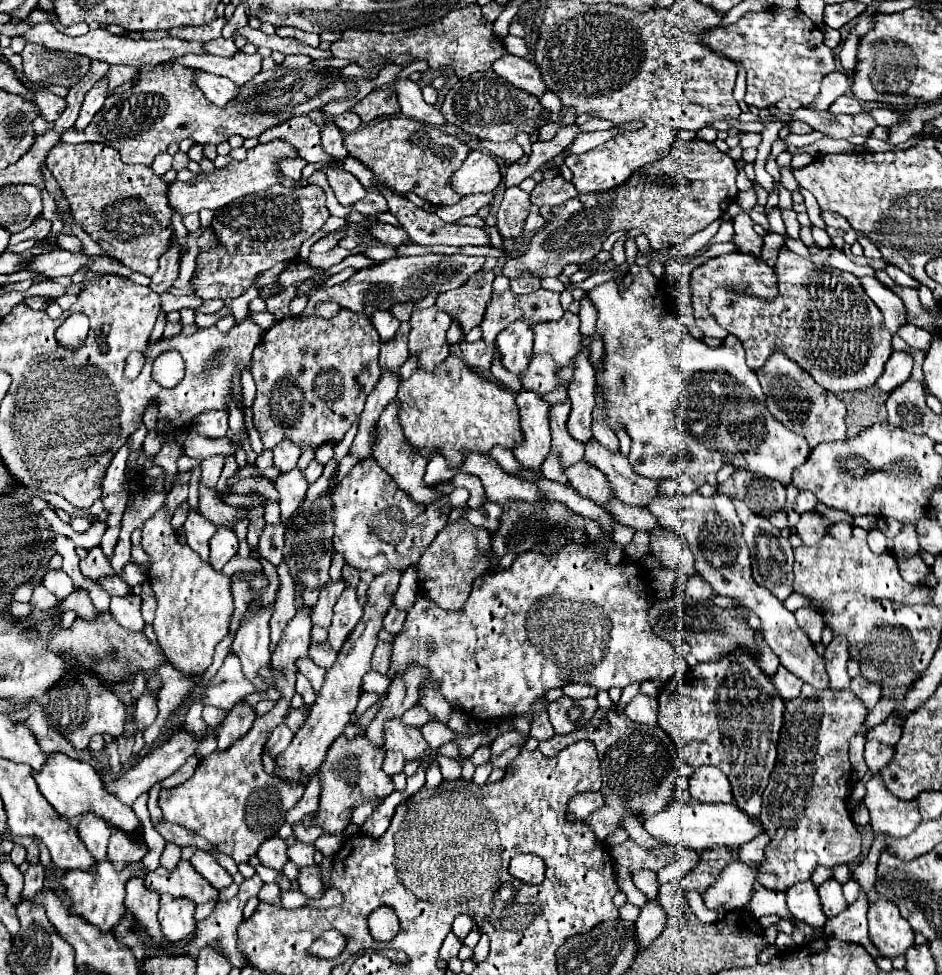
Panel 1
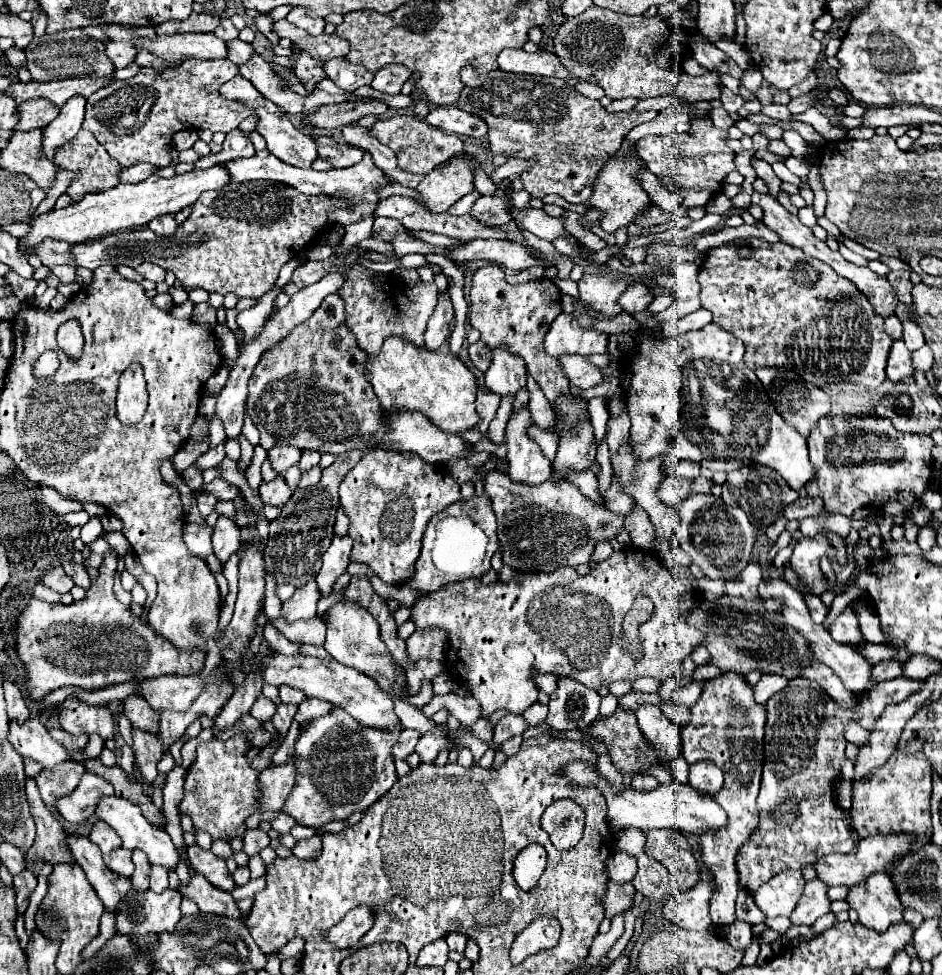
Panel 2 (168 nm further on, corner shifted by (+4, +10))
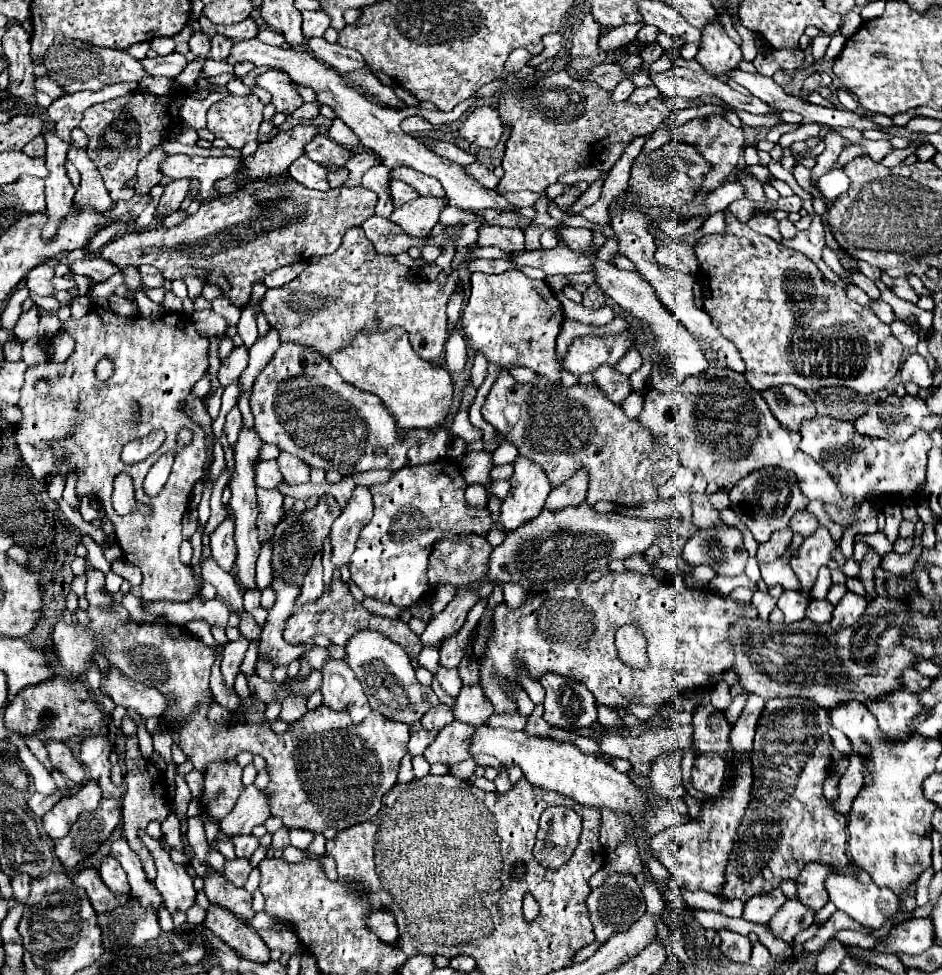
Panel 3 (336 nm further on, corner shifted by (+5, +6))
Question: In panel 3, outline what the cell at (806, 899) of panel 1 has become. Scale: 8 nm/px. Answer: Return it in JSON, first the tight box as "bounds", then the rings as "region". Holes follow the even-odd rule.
{"bounds":[742,888,786,924],"region":[[[774,888],[772,892],[764,892],[758,896],[752,896],[752,900],[746,902],[742,918],[754,924],[766,924],[786,902],[786,896],[780,888]]]}

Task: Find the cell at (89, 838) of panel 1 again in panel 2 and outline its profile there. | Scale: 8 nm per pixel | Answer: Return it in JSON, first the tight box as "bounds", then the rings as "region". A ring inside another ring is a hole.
{"bounds":[89,820,121,854],"region":[[[97,820],[93,826],[91,826],[91,832],[89,832],[89,840],[93,840],[103,854],[107,854],[109,850],[121,846],[121,840],[119,836],[113,832],[113,828],[109,828],[109,824],[105,824],[103,820]]]}

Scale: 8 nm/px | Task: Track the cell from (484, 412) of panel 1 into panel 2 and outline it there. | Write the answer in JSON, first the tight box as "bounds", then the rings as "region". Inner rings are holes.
{"bounds":[367,338,481,434],"region":[[[387,338],[381,354],[377,358],[369,356],[367,372],[367,378],[387,412],[421,412],[435,426],[451,434],[473,430],[481,422],[481,416],[475,412],[475,398],[479,390],[477,378],[469,366],[453,354],[445,354],[441,350],[431,352],[421,346],[413,346],[405,338]]]}

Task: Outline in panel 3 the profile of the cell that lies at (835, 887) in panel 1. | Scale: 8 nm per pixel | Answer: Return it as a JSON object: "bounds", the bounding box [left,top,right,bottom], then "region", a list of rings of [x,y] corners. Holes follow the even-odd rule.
{"bounds":[768,898,814,942],"region":[[[794,898],[794,900],[788,900],[784,908],[776,912],[776,916],[772,916],[772,920],[768,922],[768,928],[776,938],[784,942],[792,942],[792,938],[800,930],[812,926],[812,922],[814,922],[814,912]]]}

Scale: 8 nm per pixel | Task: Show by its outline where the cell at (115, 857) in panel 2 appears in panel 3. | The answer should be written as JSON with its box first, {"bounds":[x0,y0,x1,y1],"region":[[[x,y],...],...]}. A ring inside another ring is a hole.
{"bounds":[100,856,130,894],"region":[[[106,856],[100,868],[100,878],[102,882],[114,892],[114,894],[130,894],[126,872],[120,866],[120,862],[114,856]]]}

